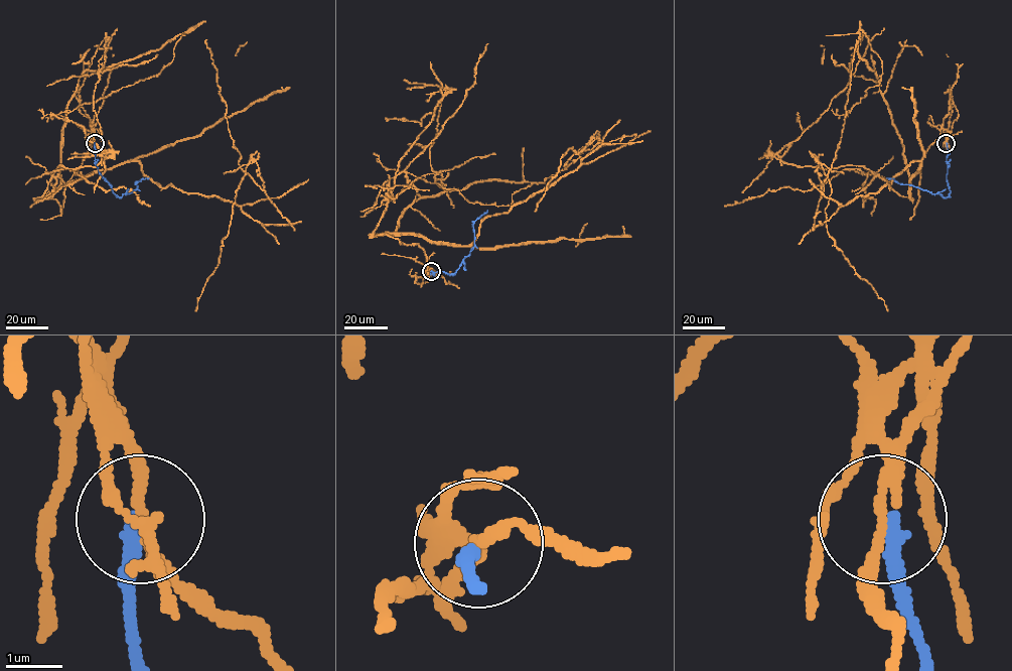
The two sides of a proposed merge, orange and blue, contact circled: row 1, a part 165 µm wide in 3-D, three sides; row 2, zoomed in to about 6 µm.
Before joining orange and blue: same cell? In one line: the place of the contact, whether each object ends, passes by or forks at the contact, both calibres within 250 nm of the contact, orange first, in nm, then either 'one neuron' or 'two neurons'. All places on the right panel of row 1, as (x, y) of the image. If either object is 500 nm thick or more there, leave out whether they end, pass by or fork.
(946, 143) | orange passes by | blue ends | 190/280 nm | two neurons

